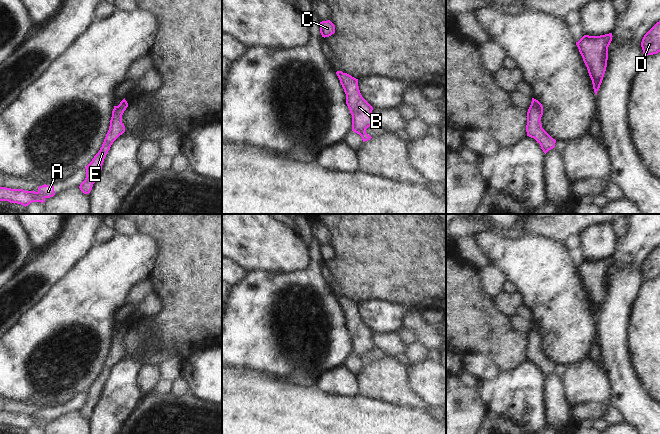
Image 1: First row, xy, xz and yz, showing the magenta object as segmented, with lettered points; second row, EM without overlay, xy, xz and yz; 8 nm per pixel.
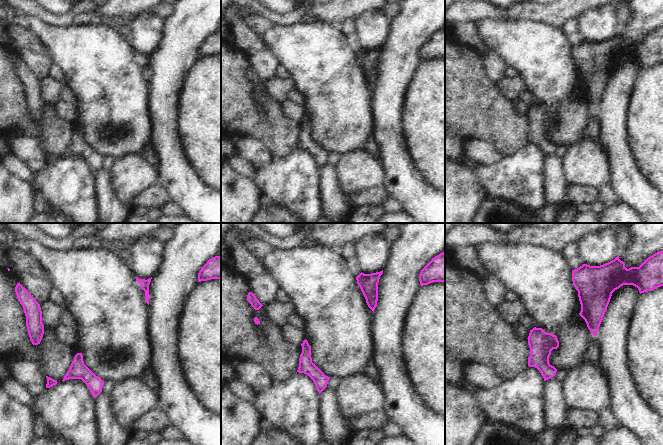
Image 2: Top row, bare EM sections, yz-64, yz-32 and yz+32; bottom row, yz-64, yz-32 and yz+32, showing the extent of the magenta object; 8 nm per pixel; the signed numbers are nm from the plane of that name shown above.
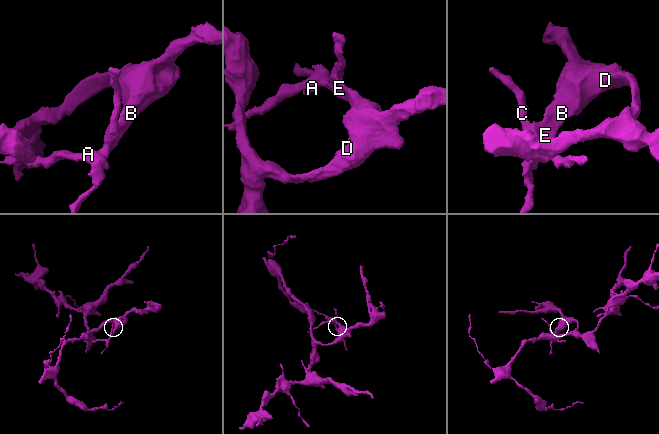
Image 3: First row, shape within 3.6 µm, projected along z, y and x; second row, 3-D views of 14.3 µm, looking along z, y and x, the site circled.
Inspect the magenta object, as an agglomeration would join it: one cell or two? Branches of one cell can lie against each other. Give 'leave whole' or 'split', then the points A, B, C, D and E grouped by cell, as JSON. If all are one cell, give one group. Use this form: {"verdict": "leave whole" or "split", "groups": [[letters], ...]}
{"verdict": "leave whole", "groups": [["A", "B", "C", "D", "E"]]}

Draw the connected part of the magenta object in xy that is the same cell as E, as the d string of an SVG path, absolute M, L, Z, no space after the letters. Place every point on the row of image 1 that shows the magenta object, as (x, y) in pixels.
M125 98L120 102L118 106L114 106L109 130L106 134L102 147L94 156L92 161L85 167L86 178L79 186L80 190L84 194L89 194L92 190L93 184L95 183L102 170L104 159L110 150L111 145L120 135L125 132L125 126L122 123L122 115L127 107L128 103Z

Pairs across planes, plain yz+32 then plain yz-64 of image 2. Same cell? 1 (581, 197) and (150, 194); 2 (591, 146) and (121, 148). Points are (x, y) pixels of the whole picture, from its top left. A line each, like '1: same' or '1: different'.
1: same
2: different

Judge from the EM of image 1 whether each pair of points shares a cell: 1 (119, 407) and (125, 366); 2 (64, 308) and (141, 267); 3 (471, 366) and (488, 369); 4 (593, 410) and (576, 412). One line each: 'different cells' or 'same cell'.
1: same cell
2: same cell
3: same cell
4: same cell

